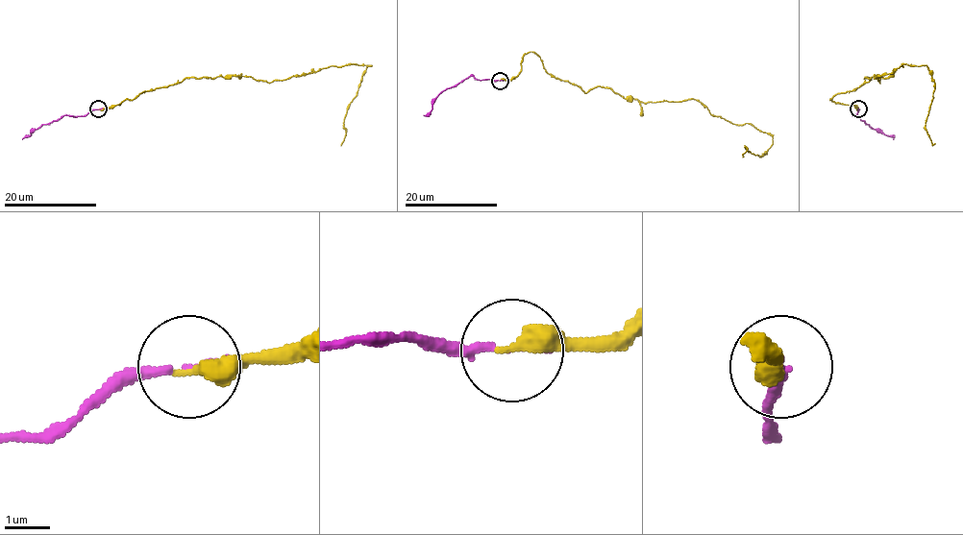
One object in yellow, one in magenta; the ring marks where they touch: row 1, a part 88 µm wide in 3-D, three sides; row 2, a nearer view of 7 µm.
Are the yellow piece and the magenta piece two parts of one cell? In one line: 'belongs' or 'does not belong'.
does not belong

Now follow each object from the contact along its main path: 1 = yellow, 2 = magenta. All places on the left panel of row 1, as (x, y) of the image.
1: (98, 109), (109, 109), (184, 79), (250, 76), (272, 82), (331, 65), (371, 65), (350, 103), (341, 143)
2: (98, 109), (92, 109), (83, 115), (66, 115), (42, 124), (22, 138)

